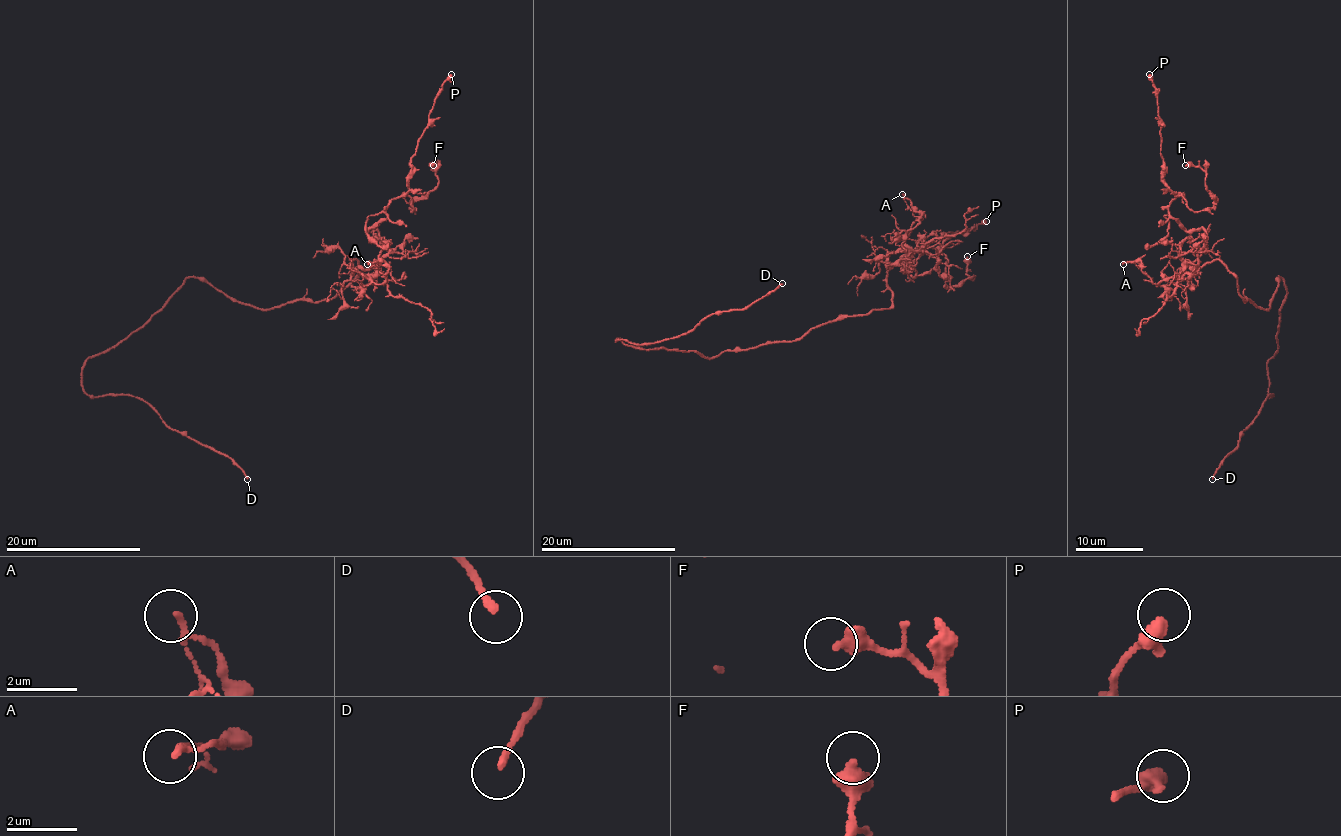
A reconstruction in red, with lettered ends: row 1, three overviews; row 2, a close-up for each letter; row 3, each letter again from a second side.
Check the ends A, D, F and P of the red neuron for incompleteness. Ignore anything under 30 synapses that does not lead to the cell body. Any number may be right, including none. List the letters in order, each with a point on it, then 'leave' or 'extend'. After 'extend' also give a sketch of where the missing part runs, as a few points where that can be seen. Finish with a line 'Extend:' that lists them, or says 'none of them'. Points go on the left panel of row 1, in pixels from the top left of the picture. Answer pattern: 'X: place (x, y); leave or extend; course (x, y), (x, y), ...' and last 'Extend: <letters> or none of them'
A: place (367, 264); leave
D: place (247, 479); extend
F: place (433, 165); leave
P: place (451, 74); leave
Extend: D

